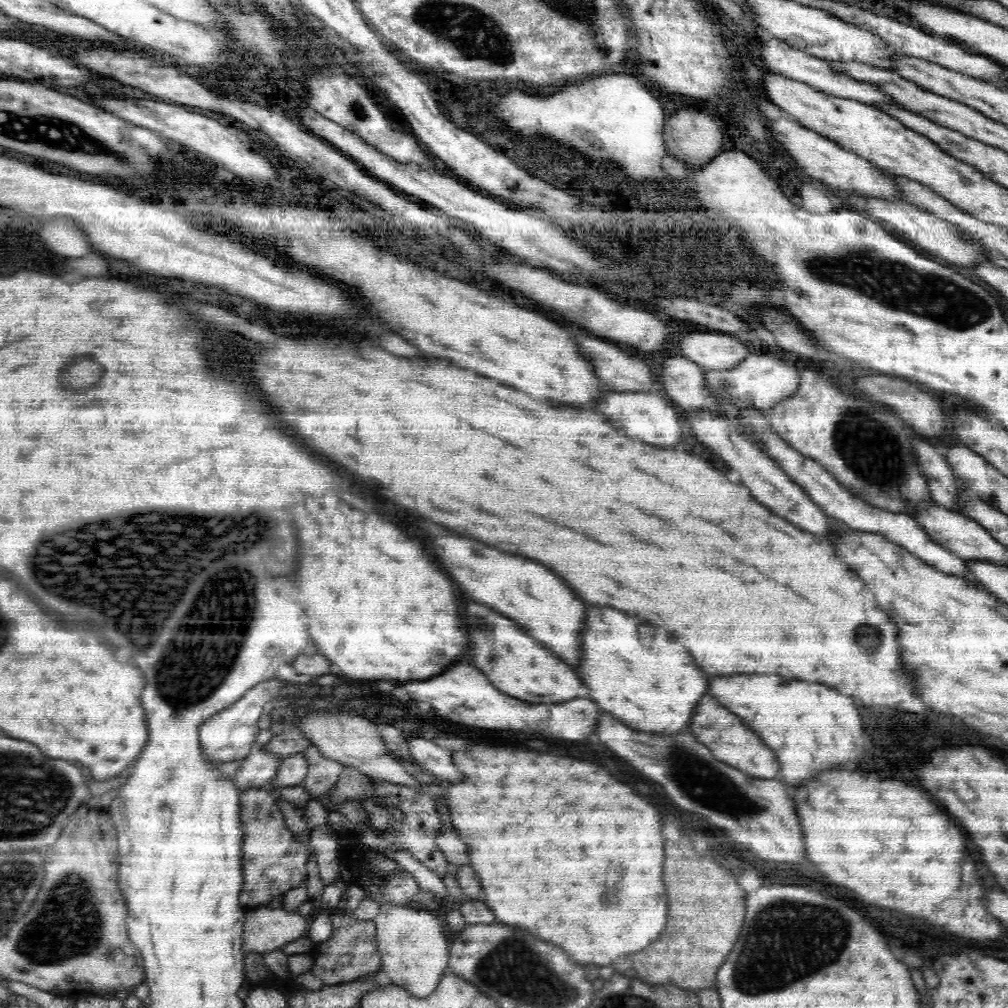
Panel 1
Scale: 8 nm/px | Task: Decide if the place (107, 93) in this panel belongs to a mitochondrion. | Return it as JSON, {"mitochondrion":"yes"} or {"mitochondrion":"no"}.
{"mitochondrion":"no"}

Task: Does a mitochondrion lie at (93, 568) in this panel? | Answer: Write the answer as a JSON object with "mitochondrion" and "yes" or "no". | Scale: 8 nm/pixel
{"mitochondrion":"yes"}

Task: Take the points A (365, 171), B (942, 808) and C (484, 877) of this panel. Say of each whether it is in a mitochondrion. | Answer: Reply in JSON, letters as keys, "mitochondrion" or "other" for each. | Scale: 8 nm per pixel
{"A":"other","B":"other","C":"other"}

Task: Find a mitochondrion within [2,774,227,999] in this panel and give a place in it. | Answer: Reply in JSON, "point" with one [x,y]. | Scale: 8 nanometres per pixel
{"point":[67,925]}

